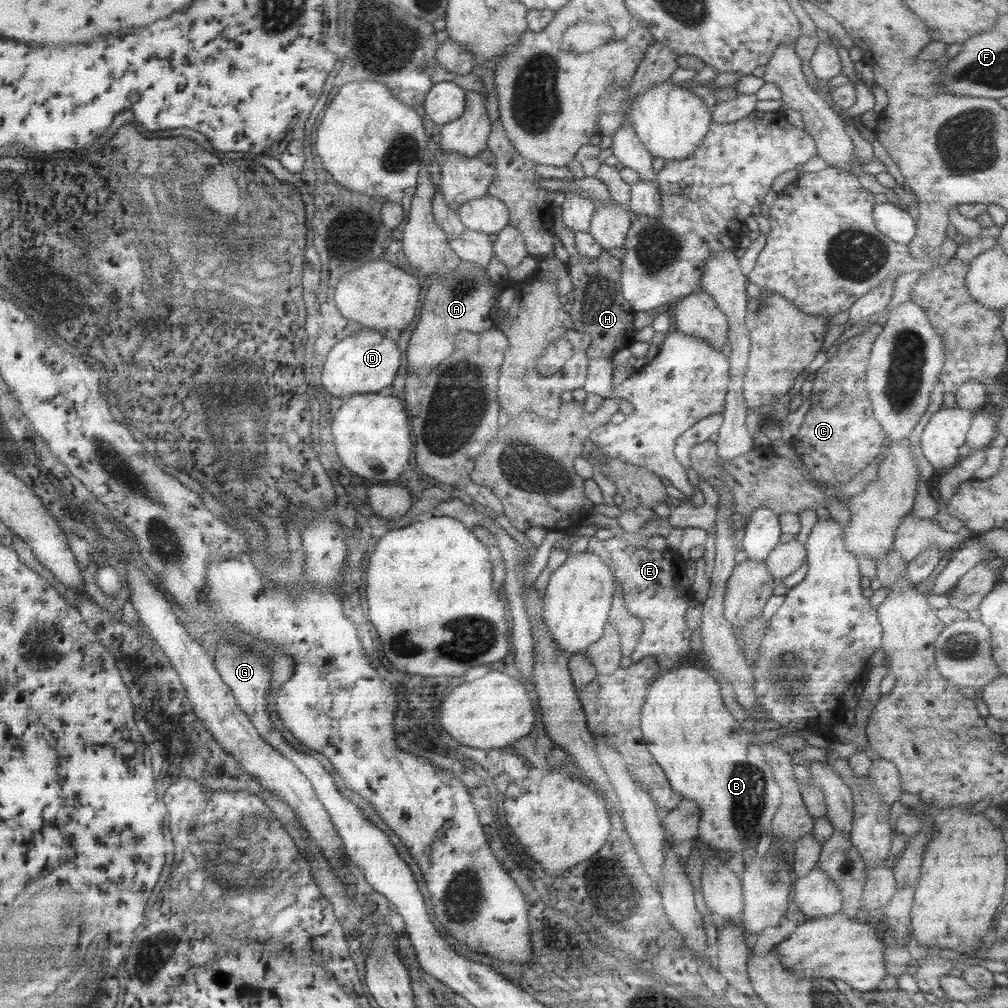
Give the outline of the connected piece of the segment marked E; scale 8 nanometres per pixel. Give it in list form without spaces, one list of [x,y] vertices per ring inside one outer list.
[[[588,537],[585,551],[595,553],[609,567],[614,580],[621,586],[624,607],[633,618],[641,622],[641,633],[629,655],[632,663],[651,657],[660,672],[667,672],[684,664],[689,650],[690,632],[685,623],[685,610],[691,599],[690,582],[684,576],[686,561],[677,552],[647,551],[633,548],[623,537],[598,540]]]

